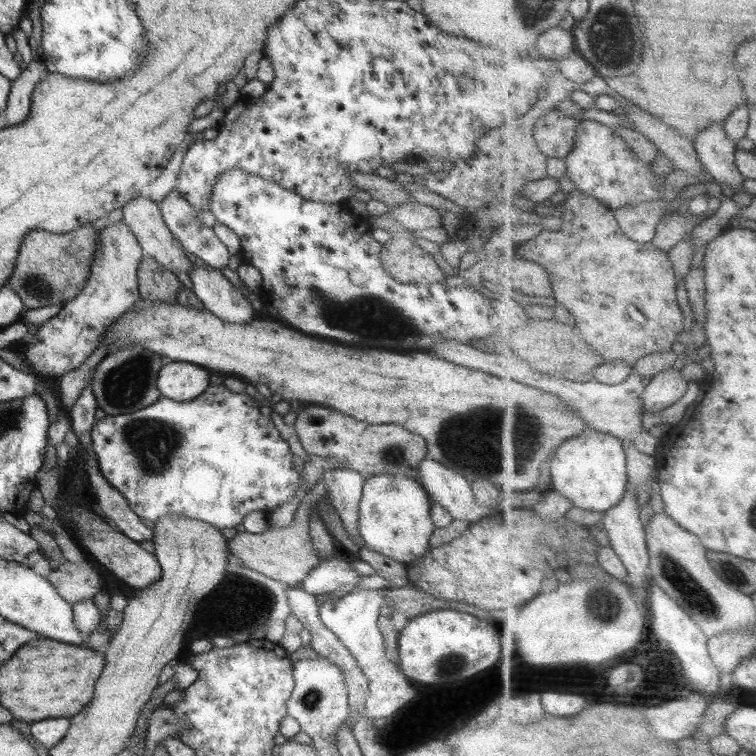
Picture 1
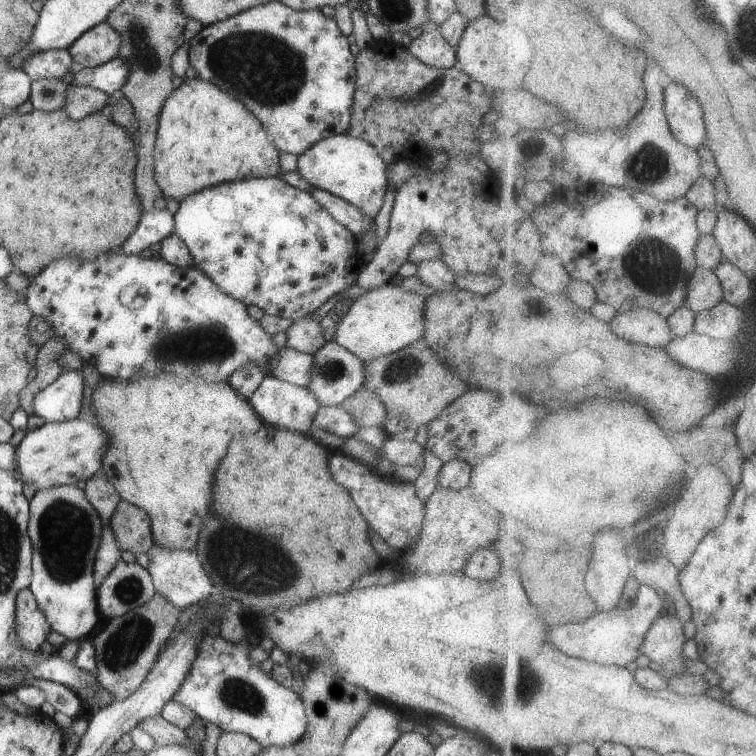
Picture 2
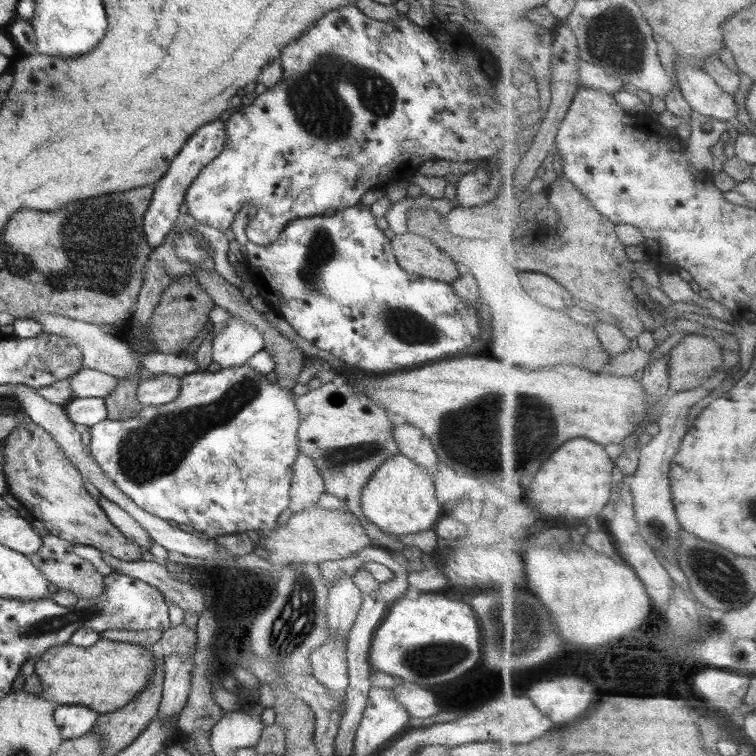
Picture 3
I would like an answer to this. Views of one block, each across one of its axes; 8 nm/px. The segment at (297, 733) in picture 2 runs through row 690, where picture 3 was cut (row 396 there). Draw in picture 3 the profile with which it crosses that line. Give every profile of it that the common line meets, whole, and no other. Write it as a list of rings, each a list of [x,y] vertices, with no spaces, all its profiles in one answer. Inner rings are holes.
[[[249,365],[224,368],[216,372],[198,371],[181,377],[179,387],[178,396],[172,402],[169,402],[170,404],[142,407],[136,416],[112,420],[107,418],[98,422],[98,424],[93,424],[89,430],[91,436],[89,452],[95,458],[98,466],[129,499],[132,499],[146,512],[167,521],[177,522],[179,525],[192,526],[192,528],[207,534],[210,538],[224,536],[225,534],[245,533],[246,530],[265,533],[276,528],[276,520],[290,504],[292,468],[299,455],[298,429],[300,416],[298,416],[299,410],[294,401],[296,396],[292,391],[283,389],[276,381],[271,382],[264,373],[254,370]]]

